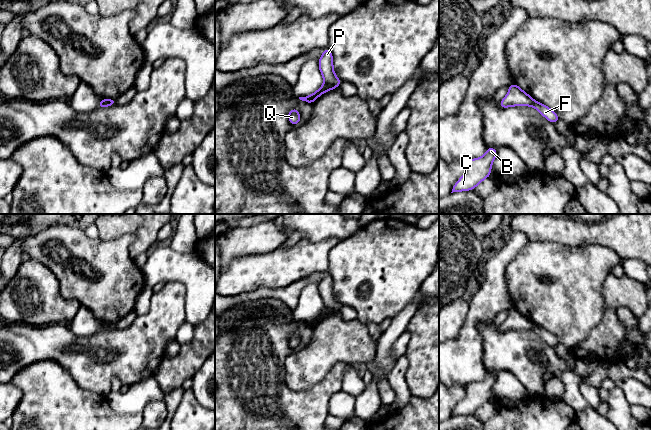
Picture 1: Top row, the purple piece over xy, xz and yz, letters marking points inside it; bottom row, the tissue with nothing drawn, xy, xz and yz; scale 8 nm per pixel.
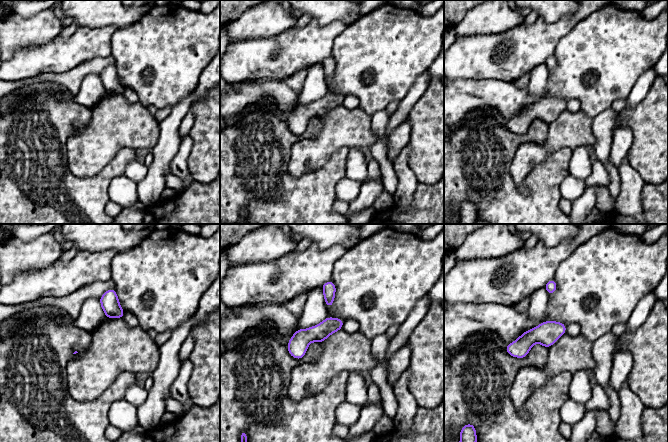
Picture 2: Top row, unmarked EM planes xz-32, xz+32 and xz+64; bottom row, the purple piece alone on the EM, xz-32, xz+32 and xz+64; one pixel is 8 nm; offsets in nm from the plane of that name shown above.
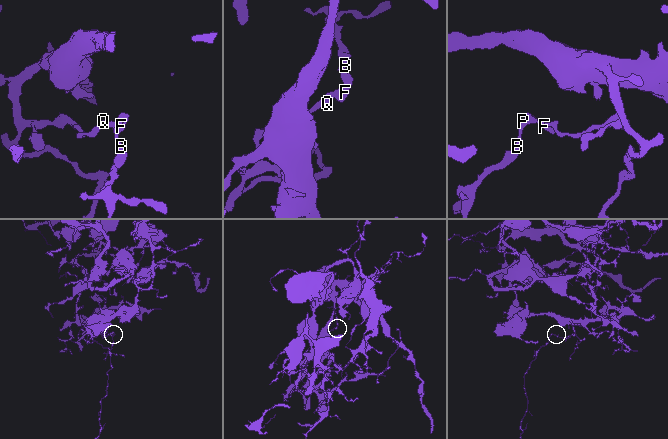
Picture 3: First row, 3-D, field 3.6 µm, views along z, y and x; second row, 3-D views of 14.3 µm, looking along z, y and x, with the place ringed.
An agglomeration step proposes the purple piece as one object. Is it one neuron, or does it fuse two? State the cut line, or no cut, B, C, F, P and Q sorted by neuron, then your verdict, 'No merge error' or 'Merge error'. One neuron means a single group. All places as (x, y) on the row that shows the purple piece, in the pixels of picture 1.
Split along xz (325, 82), (337, 86). Groups: B C P / F Q. Merge error

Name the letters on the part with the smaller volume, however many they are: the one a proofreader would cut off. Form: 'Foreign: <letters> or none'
Foreign: B, C, P

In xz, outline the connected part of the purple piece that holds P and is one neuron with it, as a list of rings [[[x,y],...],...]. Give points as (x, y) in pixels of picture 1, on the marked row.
[[[328,48],[323,49],[323,54],[318,61],[318,65],[326,84],[331,84],[337,87],[340,86],[342,81],[338,79],[334,73],[333,56]]]

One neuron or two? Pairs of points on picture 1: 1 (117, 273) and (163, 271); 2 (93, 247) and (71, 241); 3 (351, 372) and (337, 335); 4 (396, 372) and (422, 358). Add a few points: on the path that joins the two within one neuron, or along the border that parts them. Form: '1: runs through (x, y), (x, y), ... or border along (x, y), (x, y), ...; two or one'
1: border along (140, 268), (145, 284); two
2: runs through (88, 247), (76, 246); one
3: border along (347, 363), (353, 365); two
4: border along (405, 354), (408, 360), (405, 381), (410, 389); two

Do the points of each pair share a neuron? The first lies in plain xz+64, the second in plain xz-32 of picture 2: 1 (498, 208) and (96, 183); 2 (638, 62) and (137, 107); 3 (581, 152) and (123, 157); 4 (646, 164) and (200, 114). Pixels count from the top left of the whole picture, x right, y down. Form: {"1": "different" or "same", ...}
{"1": "same", "2": "different", "3": "different", "4": "same"}

